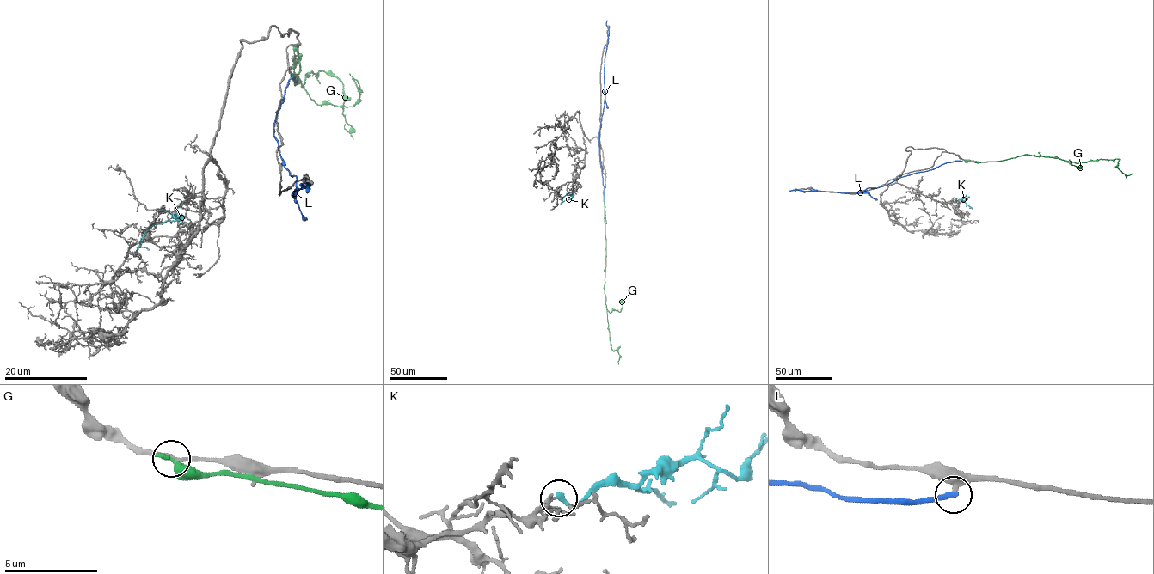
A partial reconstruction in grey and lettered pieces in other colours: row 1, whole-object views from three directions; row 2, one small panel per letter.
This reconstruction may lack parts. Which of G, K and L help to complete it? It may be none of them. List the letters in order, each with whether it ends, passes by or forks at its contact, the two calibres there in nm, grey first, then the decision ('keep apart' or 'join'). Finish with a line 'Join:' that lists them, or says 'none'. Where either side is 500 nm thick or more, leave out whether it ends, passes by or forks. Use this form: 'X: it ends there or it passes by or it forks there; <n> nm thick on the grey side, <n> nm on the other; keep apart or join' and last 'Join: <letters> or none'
G: it ends there; 240 nm thick on the grey side, 480 nm on the other; keep apart
K: it ends there; 220 nm thick on the grey side, 280 nm on the other; join
L: it ends there; 320 nm thick on the grey side, 280 nm on the other; keep apart
Join: K

